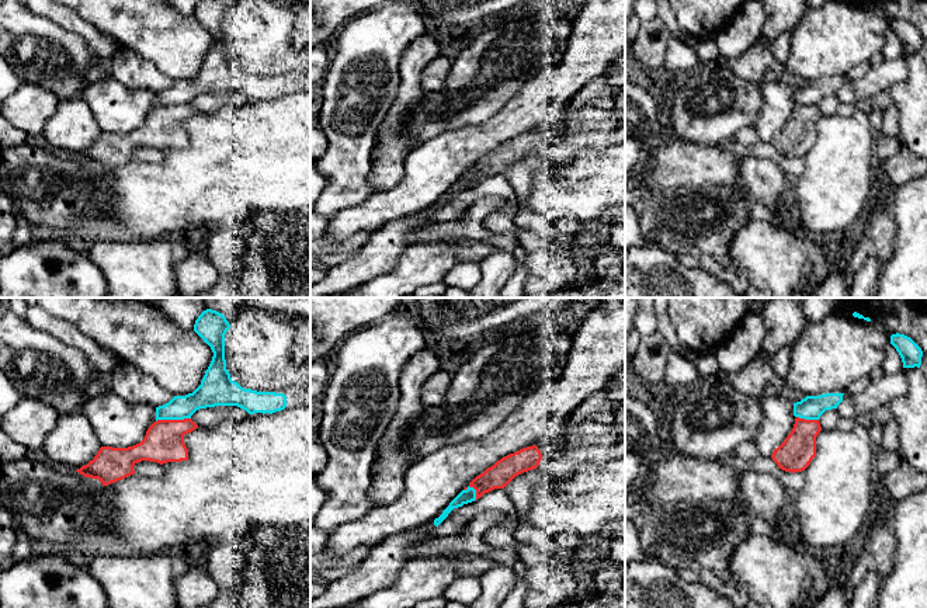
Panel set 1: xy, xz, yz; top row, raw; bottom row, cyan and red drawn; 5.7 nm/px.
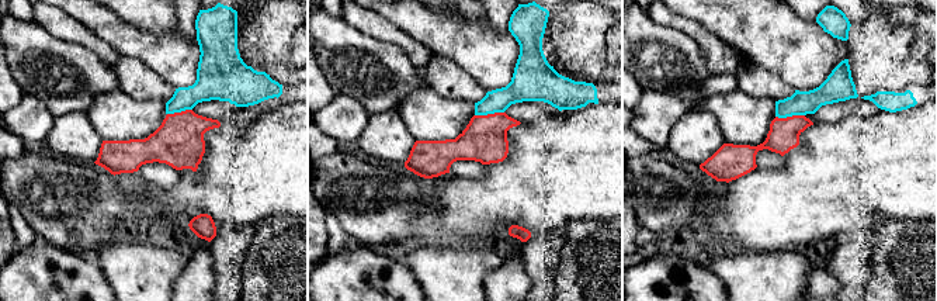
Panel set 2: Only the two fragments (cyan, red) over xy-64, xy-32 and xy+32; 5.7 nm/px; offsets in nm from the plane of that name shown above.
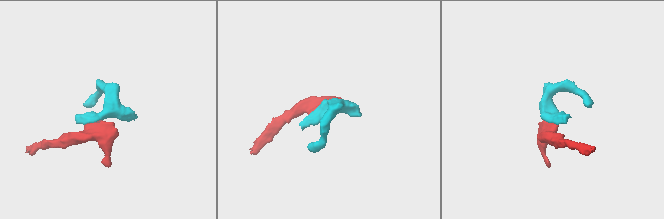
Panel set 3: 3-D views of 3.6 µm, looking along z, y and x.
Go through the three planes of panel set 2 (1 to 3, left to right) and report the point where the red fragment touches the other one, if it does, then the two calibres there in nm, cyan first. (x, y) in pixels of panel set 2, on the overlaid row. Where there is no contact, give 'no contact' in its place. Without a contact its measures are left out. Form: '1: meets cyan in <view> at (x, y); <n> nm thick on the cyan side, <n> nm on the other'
1: meets cyan in xy-64 at (179, 111); 190 nm thick on the cyan side, 280 nm on the other
2: meets cyan in xy-32 at (489, 113); 160 nm thick on the cyan side, 260 nm on the other
3: meets cyan in xy+32 at (790, 116); 140 nm thick on the cyan side, 180 nm on the other

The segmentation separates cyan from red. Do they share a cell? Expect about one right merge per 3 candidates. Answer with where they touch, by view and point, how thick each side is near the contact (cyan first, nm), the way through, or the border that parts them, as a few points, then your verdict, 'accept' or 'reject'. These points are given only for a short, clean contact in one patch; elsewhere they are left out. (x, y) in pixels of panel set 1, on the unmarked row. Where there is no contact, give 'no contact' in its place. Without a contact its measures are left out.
xy (173, 104) | 150/220 nm | reject

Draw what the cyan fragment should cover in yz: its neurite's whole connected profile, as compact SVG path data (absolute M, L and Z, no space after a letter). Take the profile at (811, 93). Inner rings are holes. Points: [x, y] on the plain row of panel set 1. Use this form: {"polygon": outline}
{"polygon": "M824 79L819 81L806 81L794 88L794 101L805 105L819 105L826 95L837 94L843 87L844 79Z"}

